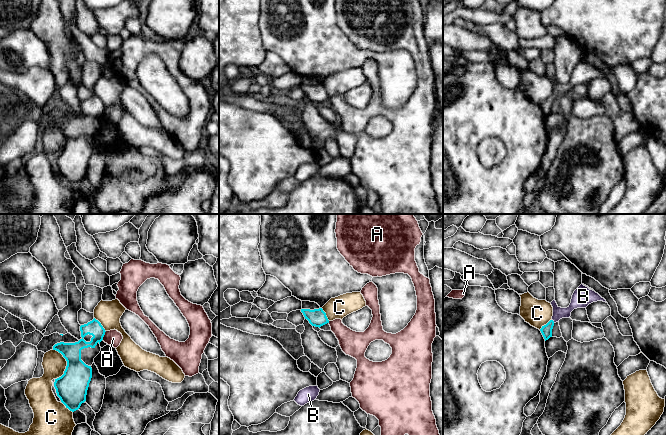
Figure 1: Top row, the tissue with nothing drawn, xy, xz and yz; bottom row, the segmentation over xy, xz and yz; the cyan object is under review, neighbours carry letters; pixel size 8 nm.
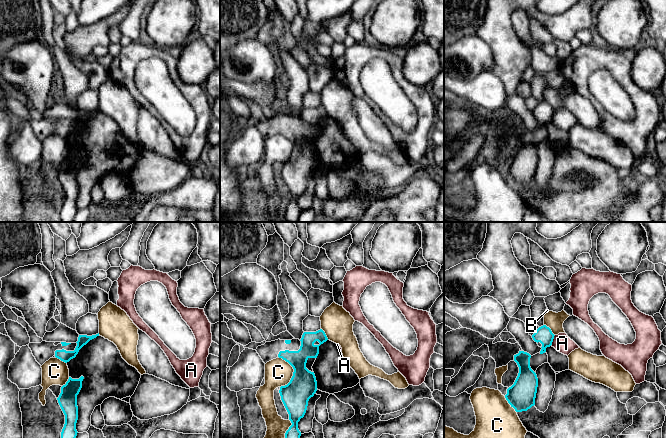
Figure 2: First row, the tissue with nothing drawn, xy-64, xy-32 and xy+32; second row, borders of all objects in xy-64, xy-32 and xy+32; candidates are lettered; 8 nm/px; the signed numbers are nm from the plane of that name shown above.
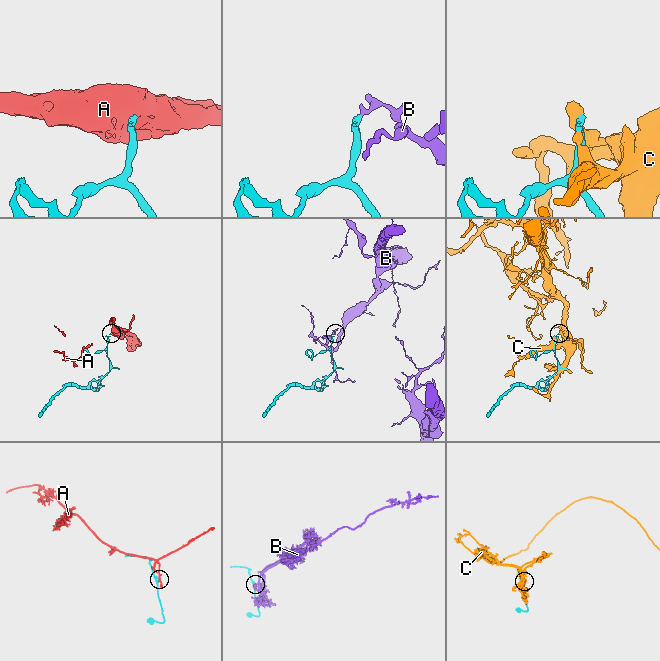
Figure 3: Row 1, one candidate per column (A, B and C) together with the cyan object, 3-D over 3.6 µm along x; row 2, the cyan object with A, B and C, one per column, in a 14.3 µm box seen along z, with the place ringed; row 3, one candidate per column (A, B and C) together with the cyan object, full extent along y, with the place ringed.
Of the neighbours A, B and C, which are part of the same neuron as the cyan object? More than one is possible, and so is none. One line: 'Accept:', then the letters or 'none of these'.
Accept: none of these

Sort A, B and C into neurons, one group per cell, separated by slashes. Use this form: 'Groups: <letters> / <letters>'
Groups: A / B / C

